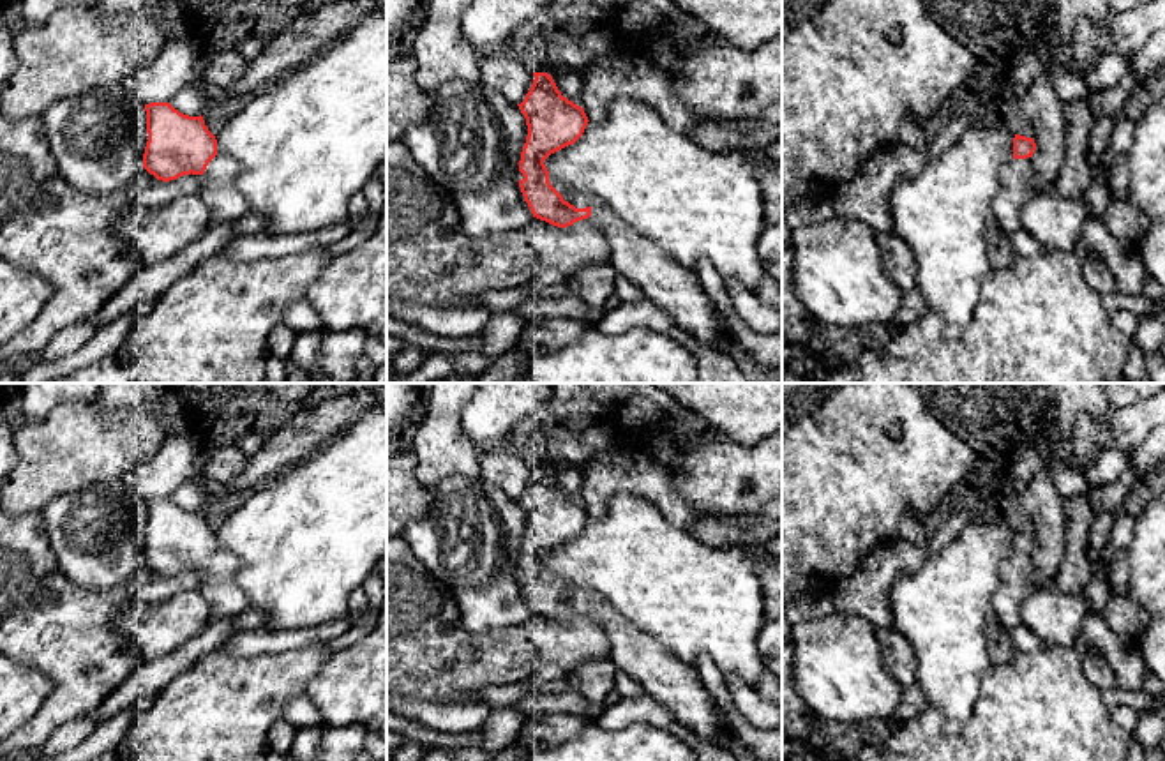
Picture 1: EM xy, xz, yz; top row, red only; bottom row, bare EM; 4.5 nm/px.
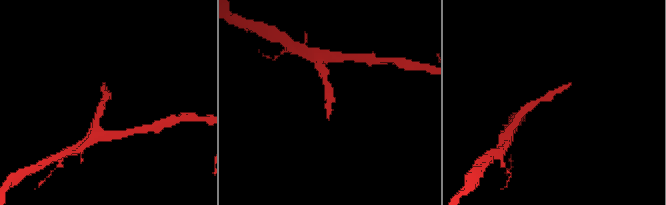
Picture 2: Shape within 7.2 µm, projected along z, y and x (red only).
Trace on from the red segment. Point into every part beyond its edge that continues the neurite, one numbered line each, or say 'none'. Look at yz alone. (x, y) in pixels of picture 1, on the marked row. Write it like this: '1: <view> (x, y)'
1: yz (1017, 189)

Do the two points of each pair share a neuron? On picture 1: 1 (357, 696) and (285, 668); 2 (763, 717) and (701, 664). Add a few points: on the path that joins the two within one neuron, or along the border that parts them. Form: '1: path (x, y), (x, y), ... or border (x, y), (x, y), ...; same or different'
1: border (332, 655), (304, 691); different
2: border (724, 677), (733, 705), (751, 723); different

